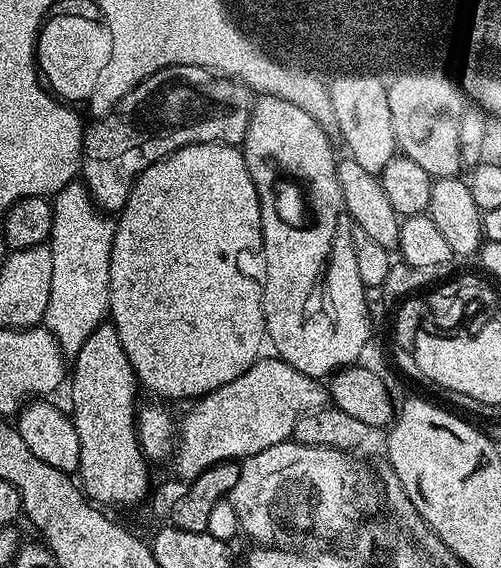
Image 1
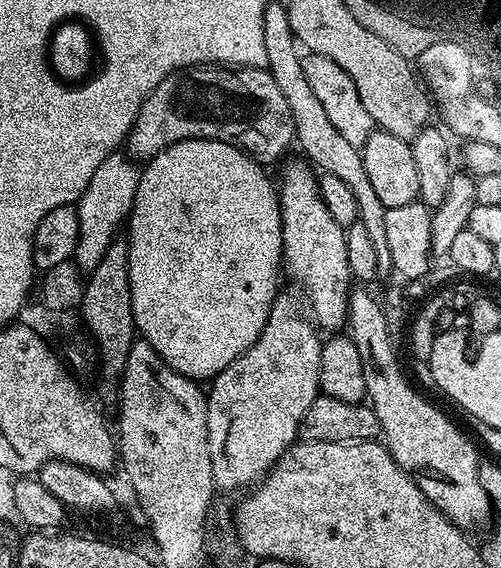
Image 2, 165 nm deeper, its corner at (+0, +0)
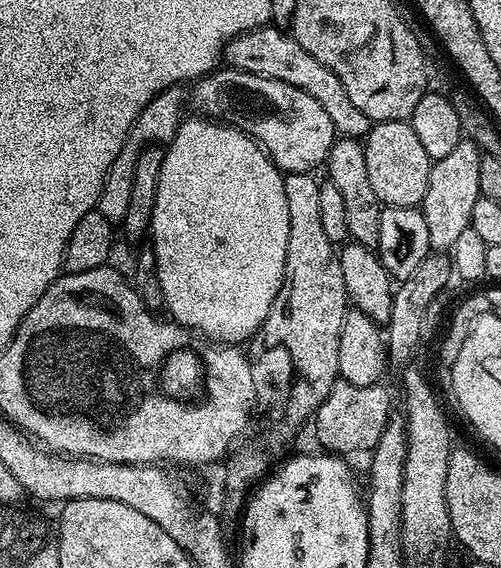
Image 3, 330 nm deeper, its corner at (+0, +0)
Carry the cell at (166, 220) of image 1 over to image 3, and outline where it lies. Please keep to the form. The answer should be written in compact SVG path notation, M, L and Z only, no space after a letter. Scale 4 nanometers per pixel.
M211 118L195 119L185 119L174 139L164 148L162 174L158 174L158 194L154 198L150 247L157 260L158 283L167 315L182 327L209 340L214 340L218 344L240 346L243 345L243 340L244 343L251 341L256 331L262 326L262 322L266 322L266 314L270 314L270 306L274 306L274 298L278 298L284 281L286 238L290 234L290 214L286 210L284 176L265 154L263 147L255 140L251 140L246 133L233 128L231 123L217 122Z

